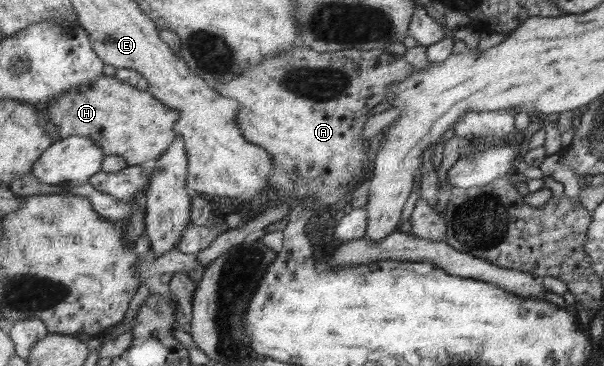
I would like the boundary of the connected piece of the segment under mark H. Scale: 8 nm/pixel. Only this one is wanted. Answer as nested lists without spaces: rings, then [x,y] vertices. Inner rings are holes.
[[[102,75],[97,82],[90,83],[90,86],[81,86],[75,91],[67,91],[62,98],[55,99],[53,103],[47,103],[46,120],[56,128],[56,133],[61,138],[77,135],[92,139],[105,155],[119,155],[125,159],[128,166],[150,166],[157,159],[161,159],[178,139],[175,122],[178,122],[179,118],[181,116],[177,111],[167,108],[149,92],[139,91],[138,88],[122,83],[122,80],[115,76]]]

